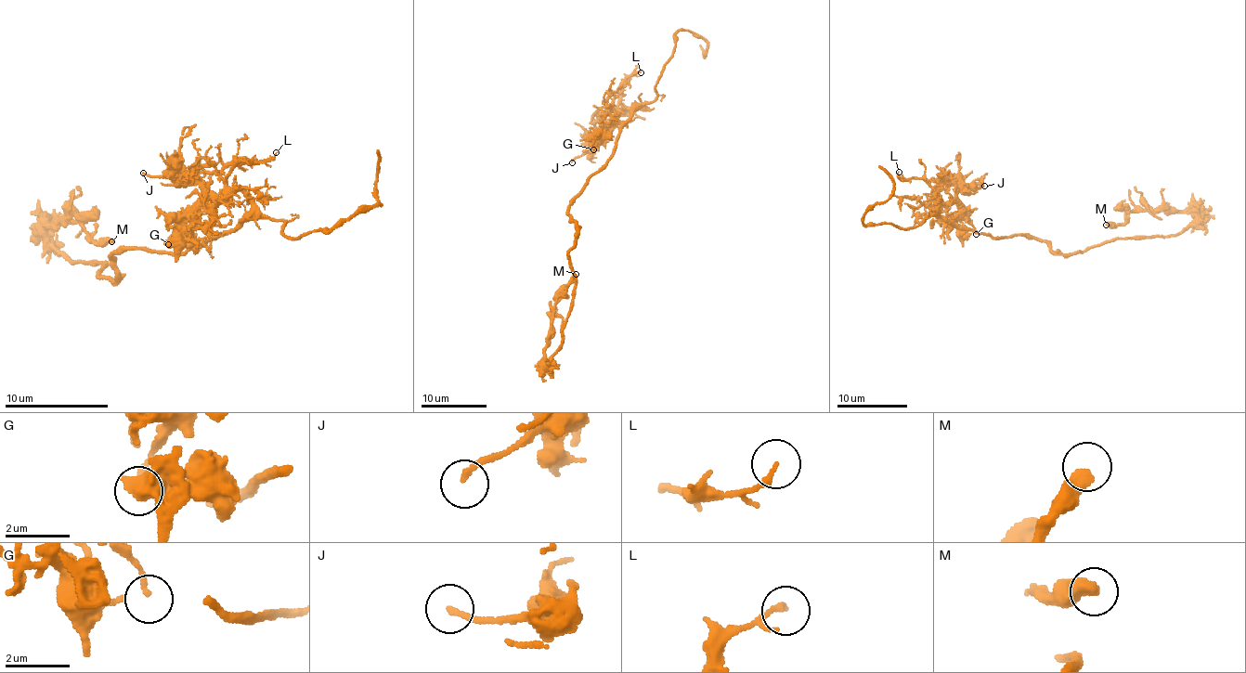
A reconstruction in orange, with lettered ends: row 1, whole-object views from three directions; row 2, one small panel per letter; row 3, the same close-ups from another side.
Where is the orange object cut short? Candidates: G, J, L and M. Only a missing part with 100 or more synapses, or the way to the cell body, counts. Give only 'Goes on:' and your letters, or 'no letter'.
Goes on: no letter

